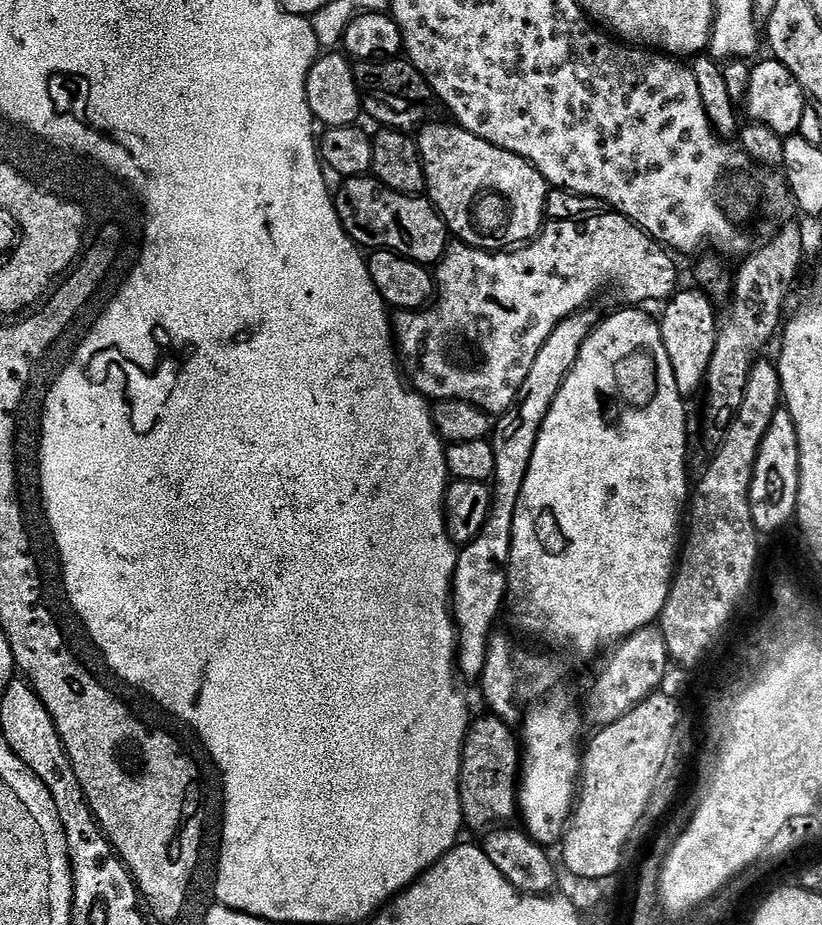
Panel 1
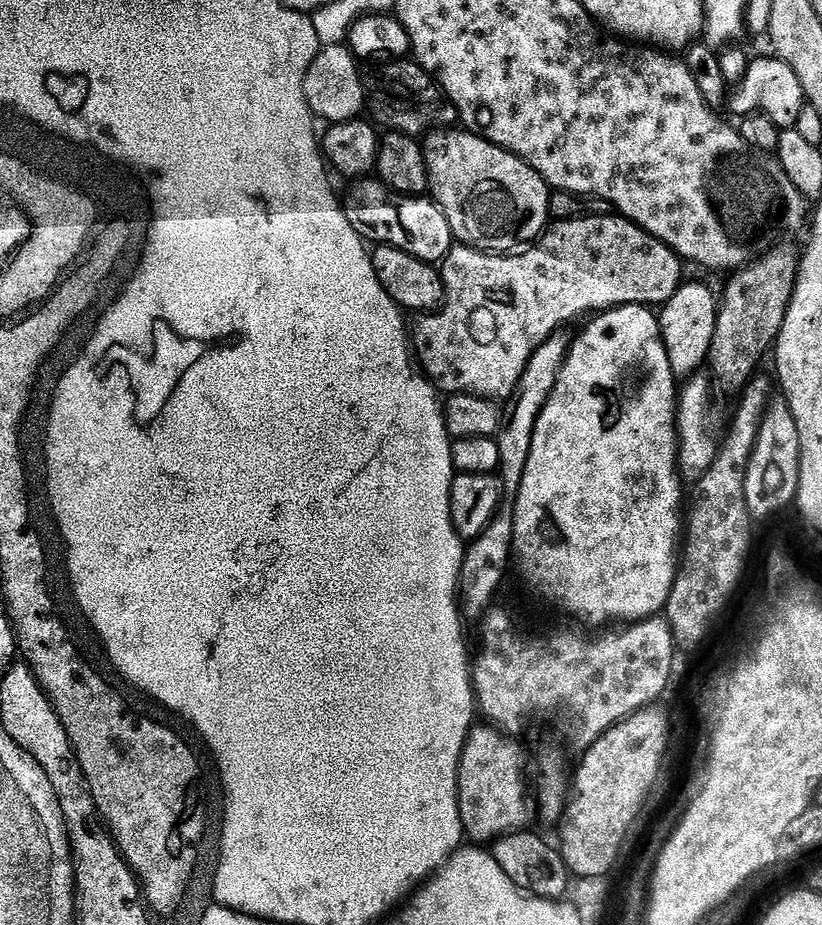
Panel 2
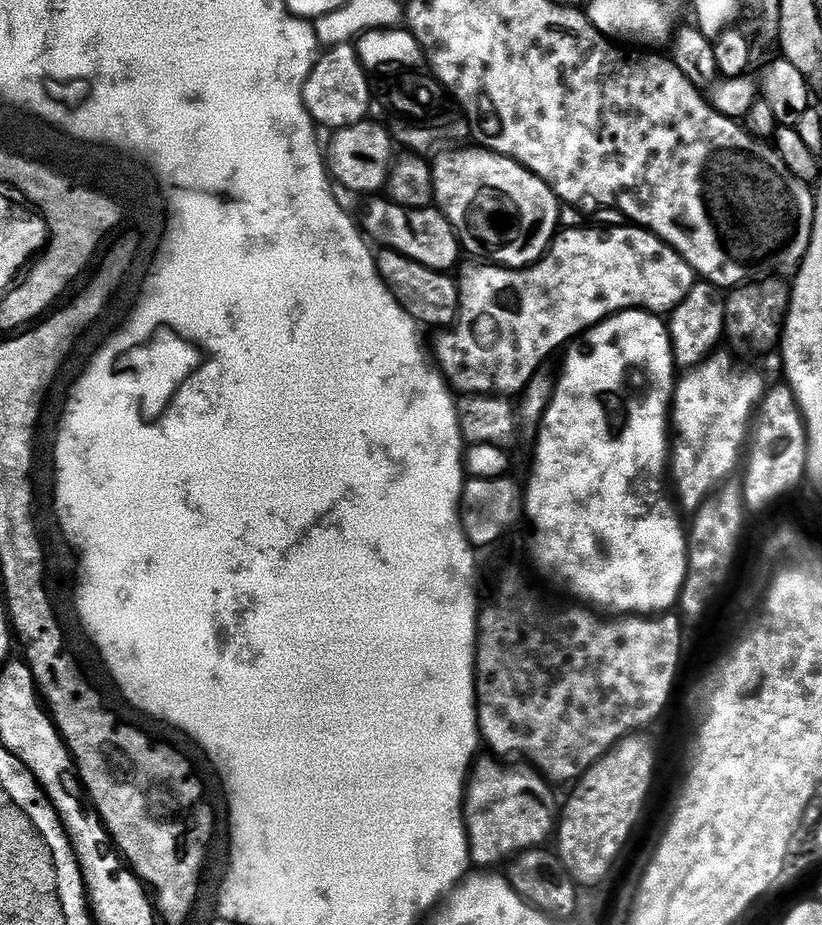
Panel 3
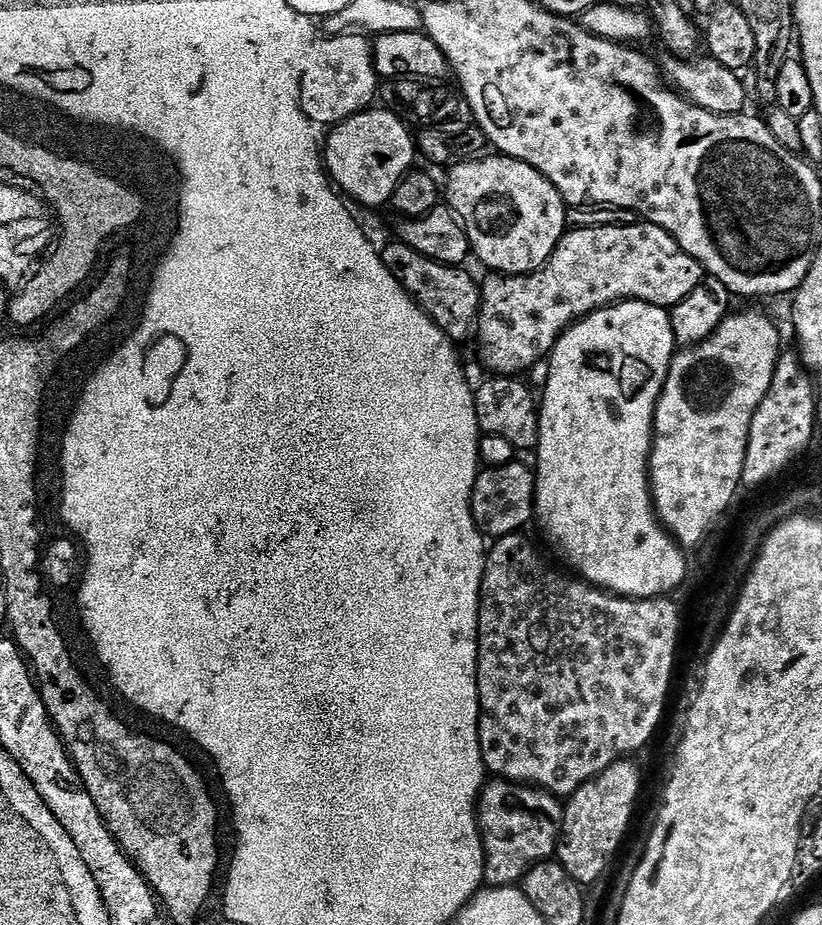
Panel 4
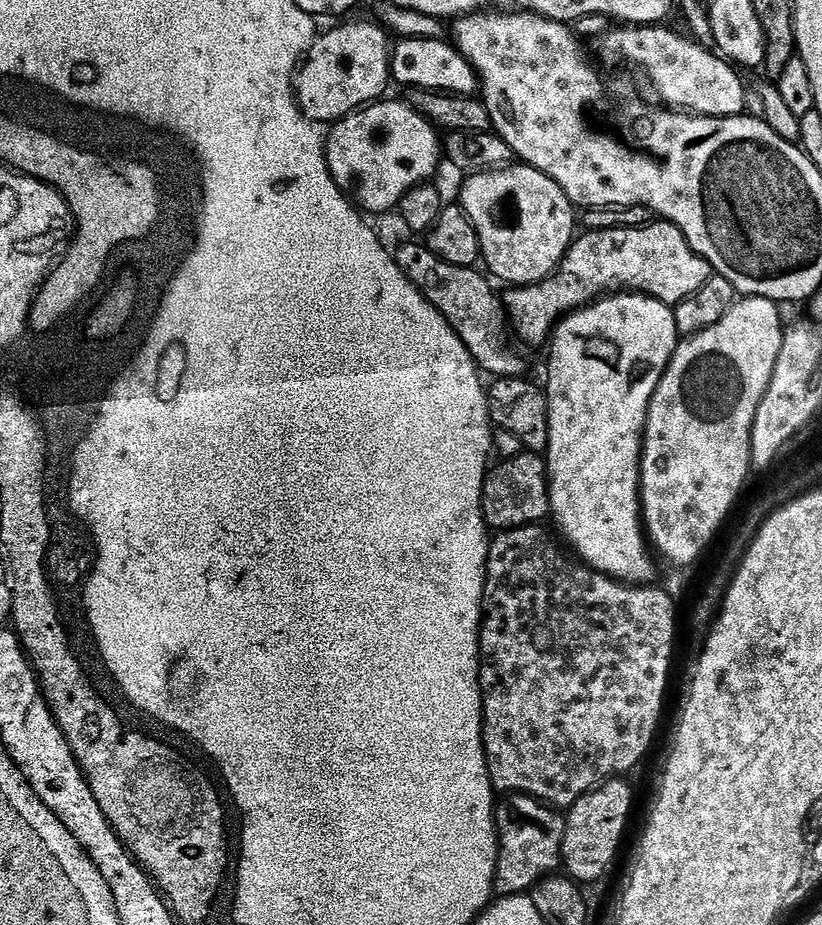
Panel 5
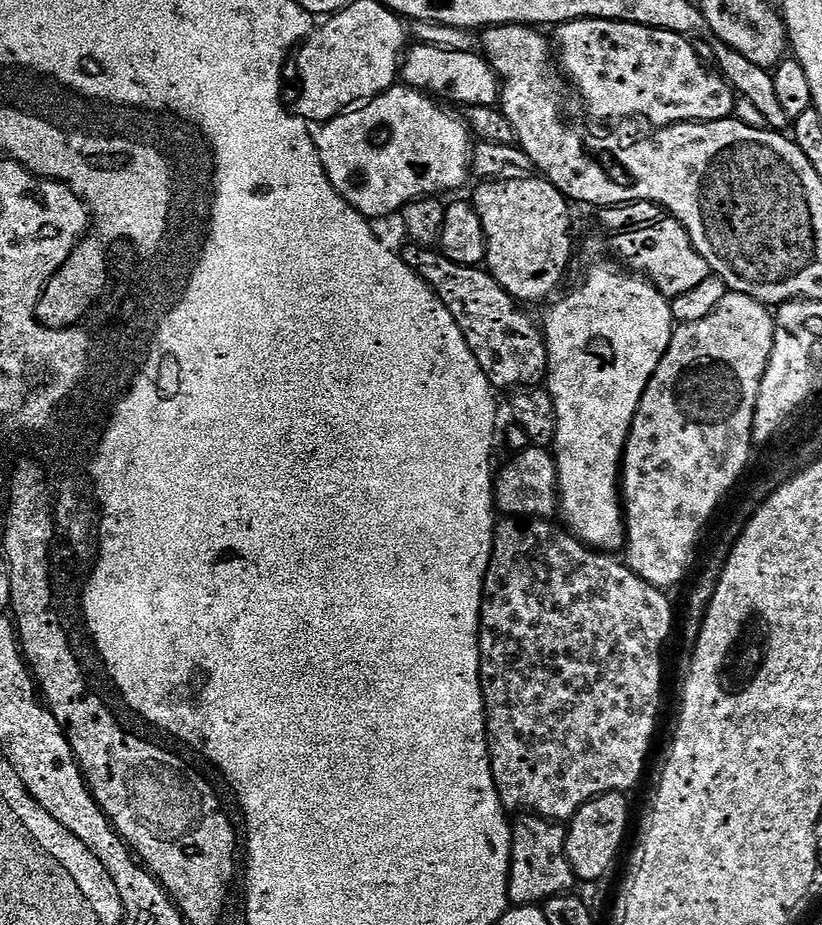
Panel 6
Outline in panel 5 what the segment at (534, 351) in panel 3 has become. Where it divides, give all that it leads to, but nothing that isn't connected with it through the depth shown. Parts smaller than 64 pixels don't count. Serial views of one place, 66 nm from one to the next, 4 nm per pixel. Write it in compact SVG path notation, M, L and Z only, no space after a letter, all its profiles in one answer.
M661 219L655 223L641 228L600 228L585 236L577 235L551 276L537 284L522 284L503 293L502 303L511 331L515 335L517 332L528 344L543 345L561 318L605 294L623 290L675 306L702 290L714 274L710 265L689 246L678 226Z

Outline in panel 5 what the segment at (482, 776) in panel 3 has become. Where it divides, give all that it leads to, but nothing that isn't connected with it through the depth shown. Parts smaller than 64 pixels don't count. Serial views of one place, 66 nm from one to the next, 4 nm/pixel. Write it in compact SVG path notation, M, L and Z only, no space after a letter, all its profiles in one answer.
M508 794L501 800L504 801L501 804L499 801L494 808L500 841L495 891L500 896L523 896L531 893L542 880L552 876L561 867L565 817L535 796Z

